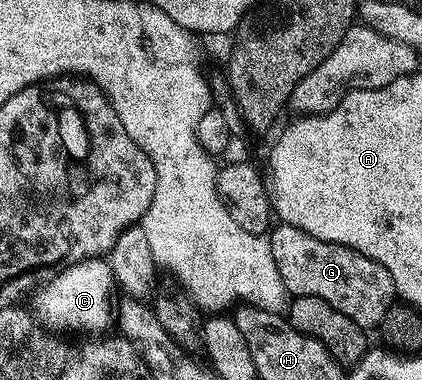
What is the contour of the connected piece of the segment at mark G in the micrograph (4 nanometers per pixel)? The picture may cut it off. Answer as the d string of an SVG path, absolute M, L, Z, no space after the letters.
M283 224L273 225L267 239L270 252L274 252L278 276L282 276L282 284L289 295L297 298L322 296L326 304L334 304L338 312L350 316L354 324L365 328L379 327L386 312L397 301L396 285L388 269L378 264L378 260L362 256L362 252L342 244L318 240L302 232L302 228Z

